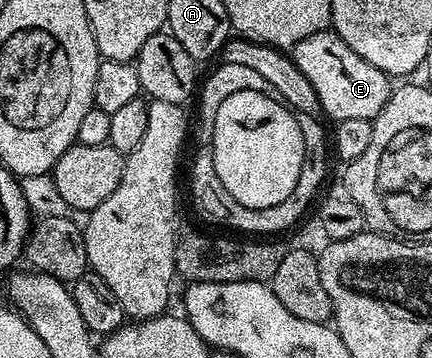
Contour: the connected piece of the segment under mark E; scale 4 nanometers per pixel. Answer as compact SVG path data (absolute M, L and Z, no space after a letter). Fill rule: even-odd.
M331 29L306 36L306 40L292 47L290 57L298 72L310 80L323 113L329 114L336 122L378 117L394 89L393 83L388 83L391 82L389 75L374 68L374 64L366 64L366 60L362 60L362 56L358 56L358 52L354 52L354 48L346 45Z

